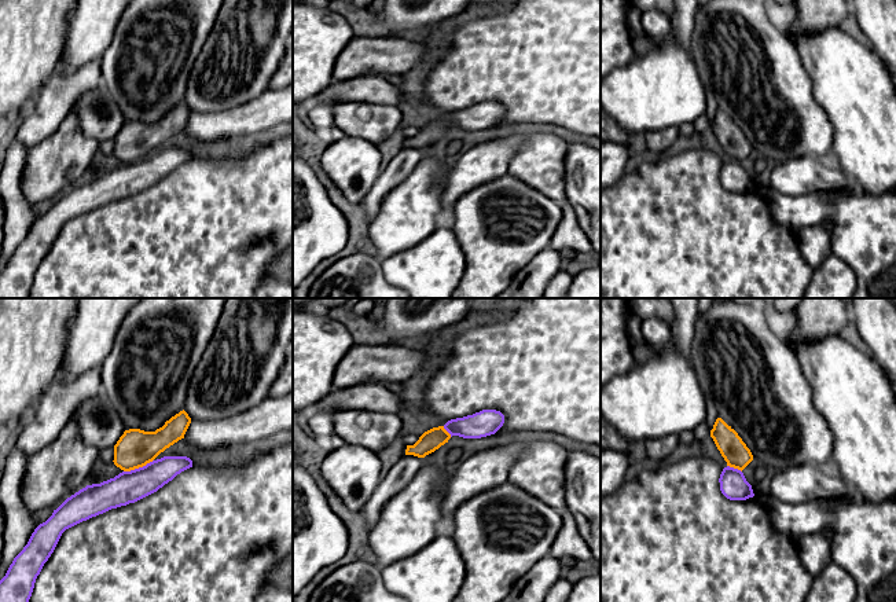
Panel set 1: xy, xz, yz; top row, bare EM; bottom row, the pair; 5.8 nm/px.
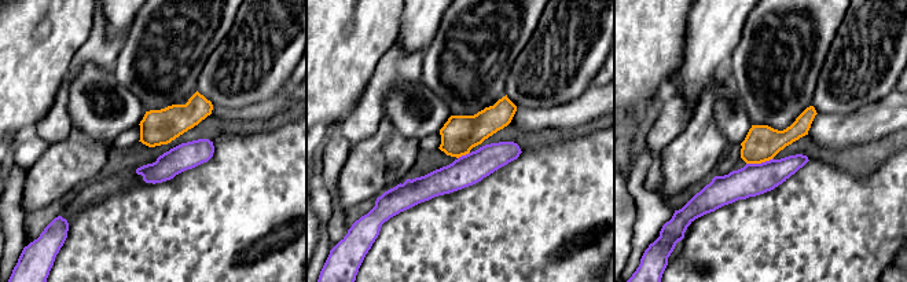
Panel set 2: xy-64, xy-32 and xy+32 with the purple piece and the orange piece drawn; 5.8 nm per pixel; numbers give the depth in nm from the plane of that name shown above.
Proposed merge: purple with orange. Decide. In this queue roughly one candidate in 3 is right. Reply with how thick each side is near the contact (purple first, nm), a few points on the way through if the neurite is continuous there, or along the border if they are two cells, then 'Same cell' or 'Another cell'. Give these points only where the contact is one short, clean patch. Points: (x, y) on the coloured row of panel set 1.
Thickness 190 nm (purple) against 220 nm. Boundary: xy (153, 459), (124, 472). Another cell

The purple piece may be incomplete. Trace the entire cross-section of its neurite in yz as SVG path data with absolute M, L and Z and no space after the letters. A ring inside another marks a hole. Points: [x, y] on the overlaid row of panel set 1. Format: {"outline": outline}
{"outline": "M724 467L719 482L721 493L730 500L746 500L754 496L752 485L738 469Z"}

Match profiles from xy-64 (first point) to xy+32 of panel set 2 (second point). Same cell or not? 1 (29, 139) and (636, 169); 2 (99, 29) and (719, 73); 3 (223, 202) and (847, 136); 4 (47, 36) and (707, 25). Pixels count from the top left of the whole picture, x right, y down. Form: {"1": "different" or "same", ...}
{"1": "same", "2": "same", "3": "different", "4": "different"}

